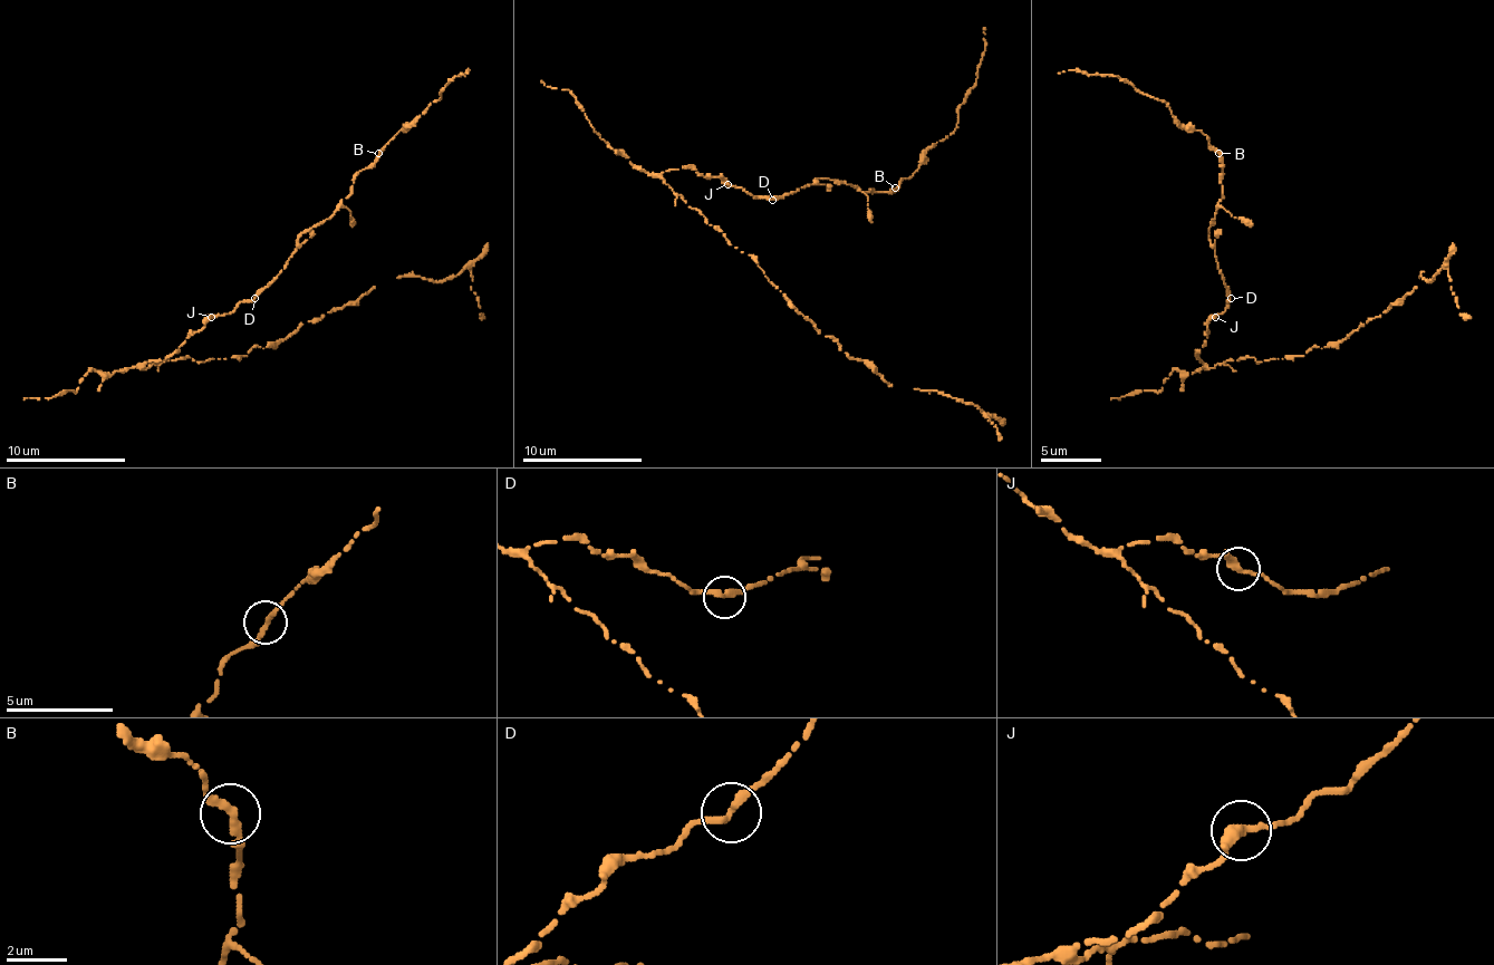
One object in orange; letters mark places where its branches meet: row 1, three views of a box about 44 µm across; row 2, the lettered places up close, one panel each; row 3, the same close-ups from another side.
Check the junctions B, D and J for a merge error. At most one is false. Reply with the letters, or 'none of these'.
none of these

